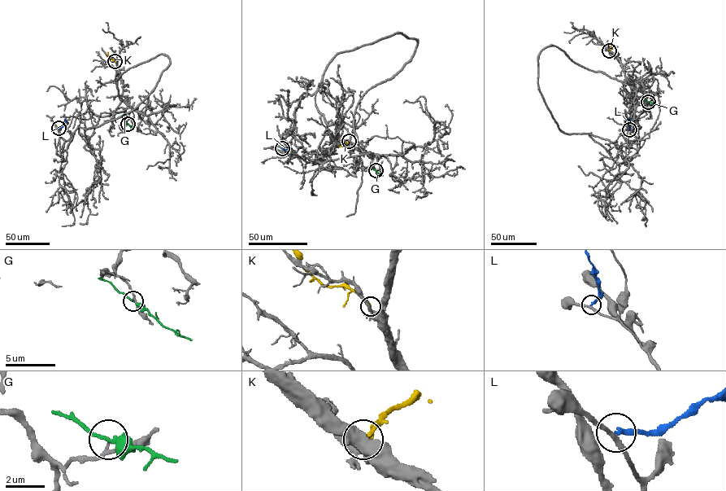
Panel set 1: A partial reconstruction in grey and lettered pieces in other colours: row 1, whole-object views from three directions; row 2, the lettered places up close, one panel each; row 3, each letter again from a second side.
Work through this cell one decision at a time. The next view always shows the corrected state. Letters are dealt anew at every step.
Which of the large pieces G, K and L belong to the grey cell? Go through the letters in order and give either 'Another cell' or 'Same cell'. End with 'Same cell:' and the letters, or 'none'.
G: Another cell
K: Same cell
L: Another cell
Same cell: K

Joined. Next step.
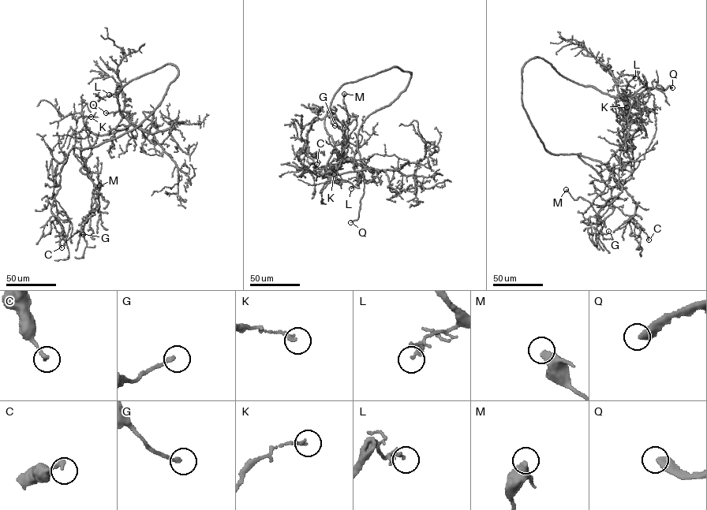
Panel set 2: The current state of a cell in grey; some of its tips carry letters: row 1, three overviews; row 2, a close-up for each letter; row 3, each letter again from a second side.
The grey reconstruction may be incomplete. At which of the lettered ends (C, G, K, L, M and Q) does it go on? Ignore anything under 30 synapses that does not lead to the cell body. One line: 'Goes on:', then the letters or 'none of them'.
Goes on: none of them

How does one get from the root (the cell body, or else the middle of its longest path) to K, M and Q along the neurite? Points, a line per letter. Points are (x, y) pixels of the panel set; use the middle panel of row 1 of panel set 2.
K: (406, 72), (411, 74), (406, 87), (360, 129), (360, 161), (372, 169), (329, 171), (334, 174)
M: (406, 72), (394, 65), (338, 90), (324, 128), (343, 148), (348, 129), (344, 94)
Q: (406, 72), (411, 74), (406, 87), (368, 116), (360, 129), (364, 194), (358, 217), (350, 222)

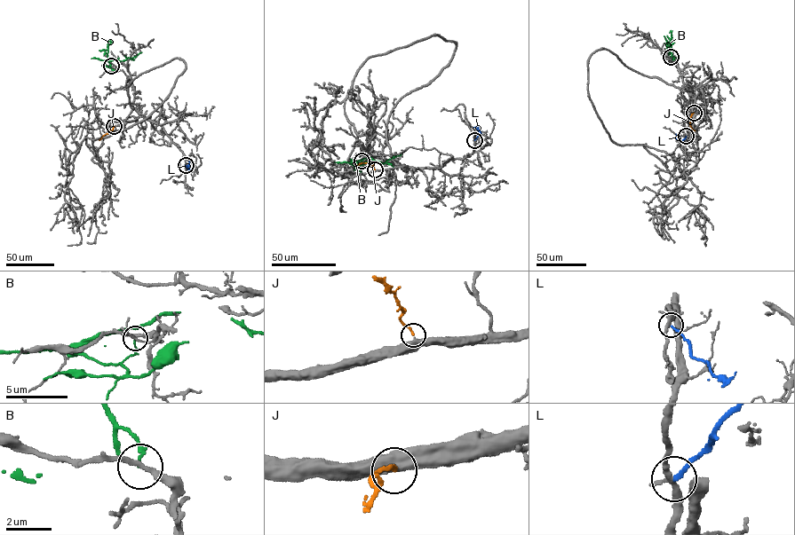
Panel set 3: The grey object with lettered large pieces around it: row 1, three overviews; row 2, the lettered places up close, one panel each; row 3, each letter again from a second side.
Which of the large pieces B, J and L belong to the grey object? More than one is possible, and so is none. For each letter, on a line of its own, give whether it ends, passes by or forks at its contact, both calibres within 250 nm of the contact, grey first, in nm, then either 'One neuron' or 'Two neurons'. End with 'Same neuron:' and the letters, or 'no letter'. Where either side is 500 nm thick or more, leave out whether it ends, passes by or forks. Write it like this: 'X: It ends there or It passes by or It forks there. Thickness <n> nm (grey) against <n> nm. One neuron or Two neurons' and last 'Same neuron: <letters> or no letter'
B: It ends there. Thickness 240 nm (grey) against 100 nm. Two neurons
J: Thickness 550 nm (grey) against 170 nm. One neuron
L: It ends there. Thickness 240 nm (grey) against 180 nm. Two neurons
Same neuron: J

